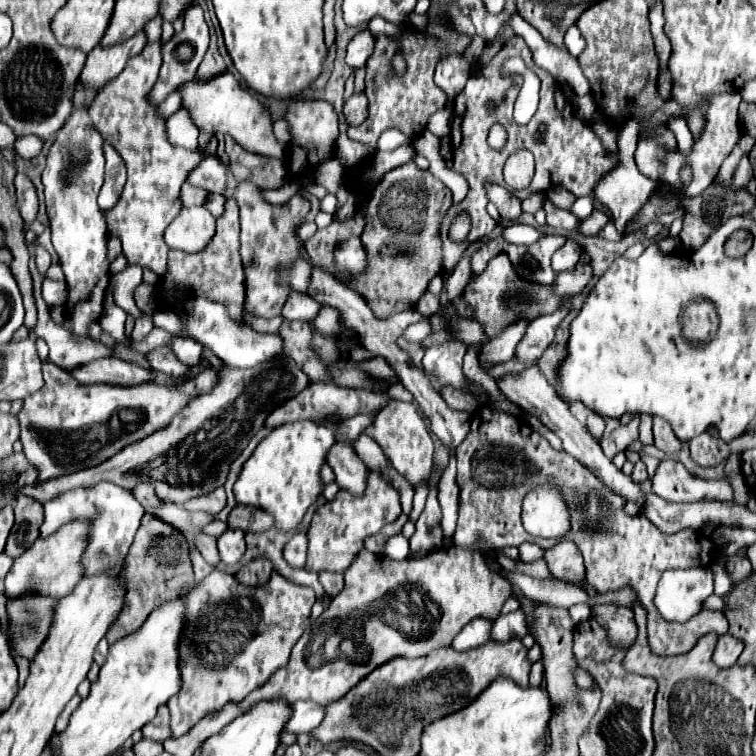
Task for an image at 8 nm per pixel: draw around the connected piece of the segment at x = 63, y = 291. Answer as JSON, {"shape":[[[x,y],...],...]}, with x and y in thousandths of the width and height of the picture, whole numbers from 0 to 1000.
{"shape":[[[57,372],[57,396],[65,406],[86,403],[89,401],[89,377],[83,372]]]}

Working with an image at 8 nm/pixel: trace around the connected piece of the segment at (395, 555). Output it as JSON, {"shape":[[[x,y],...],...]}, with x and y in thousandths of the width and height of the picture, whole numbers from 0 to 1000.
{"shape":[[[520,708],[509,716],[507,721],[507,731],[517,739],[536,739],[538,731],[541,731],[541,716],[533,710],[533,708]]]}

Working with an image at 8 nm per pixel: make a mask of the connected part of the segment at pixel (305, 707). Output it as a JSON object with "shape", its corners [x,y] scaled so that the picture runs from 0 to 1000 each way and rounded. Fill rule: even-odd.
{"shape":[[[390,927],[382,935],[388,940],[377,956],[377,967],[382,970],[411,970],[427,951],[427,935],[414,927]]]}

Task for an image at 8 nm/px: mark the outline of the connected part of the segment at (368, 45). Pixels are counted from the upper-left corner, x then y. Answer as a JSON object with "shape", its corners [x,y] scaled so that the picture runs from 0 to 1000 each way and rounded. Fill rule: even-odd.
{"shape":[[[478,38],[470,44],[470,49],[462,54],[459,62],[459,83],[470,89],[483,89],[483,81],[493,70],[493,44],[488,38]]]}

